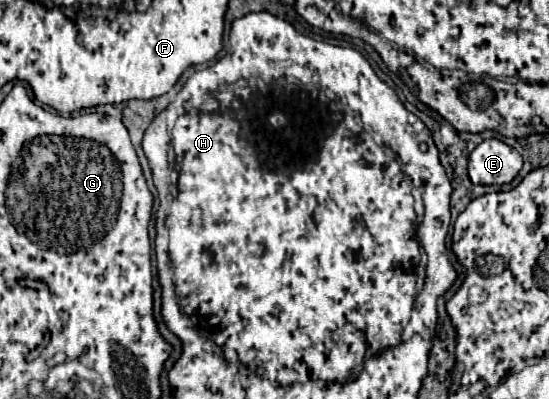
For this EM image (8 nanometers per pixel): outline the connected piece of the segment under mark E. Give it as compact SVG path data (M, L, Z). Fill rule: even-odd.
M487 139L469 155L469 177L475 185L507 185L523 167L517 149L499 139Z

